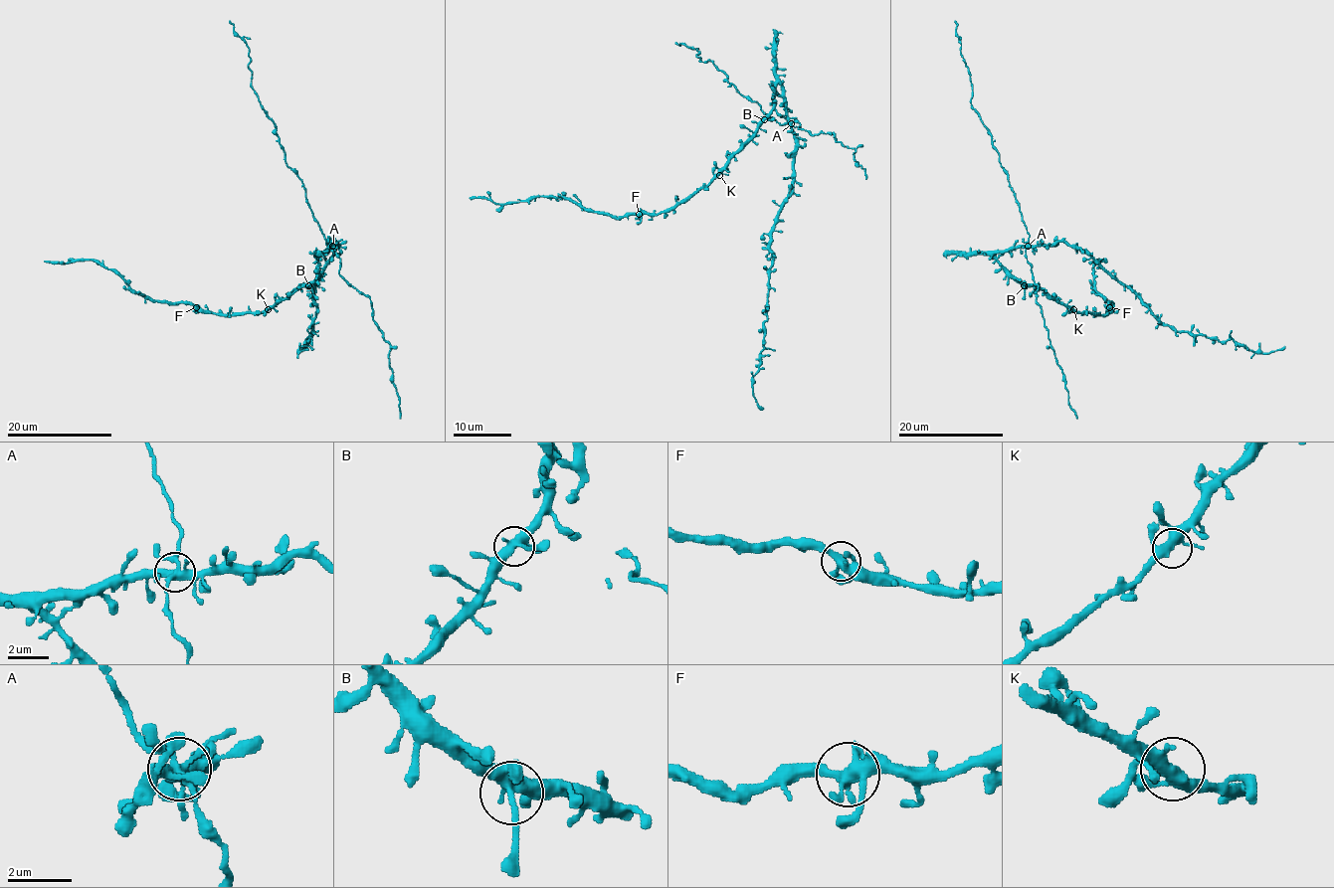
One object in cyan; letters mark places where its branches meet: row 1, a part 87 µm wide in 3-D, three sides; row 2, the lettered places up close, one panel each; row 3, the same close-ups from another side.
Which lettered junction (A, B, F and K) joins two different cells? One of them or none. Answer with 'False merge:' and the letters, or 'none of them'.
False merge: none of them

